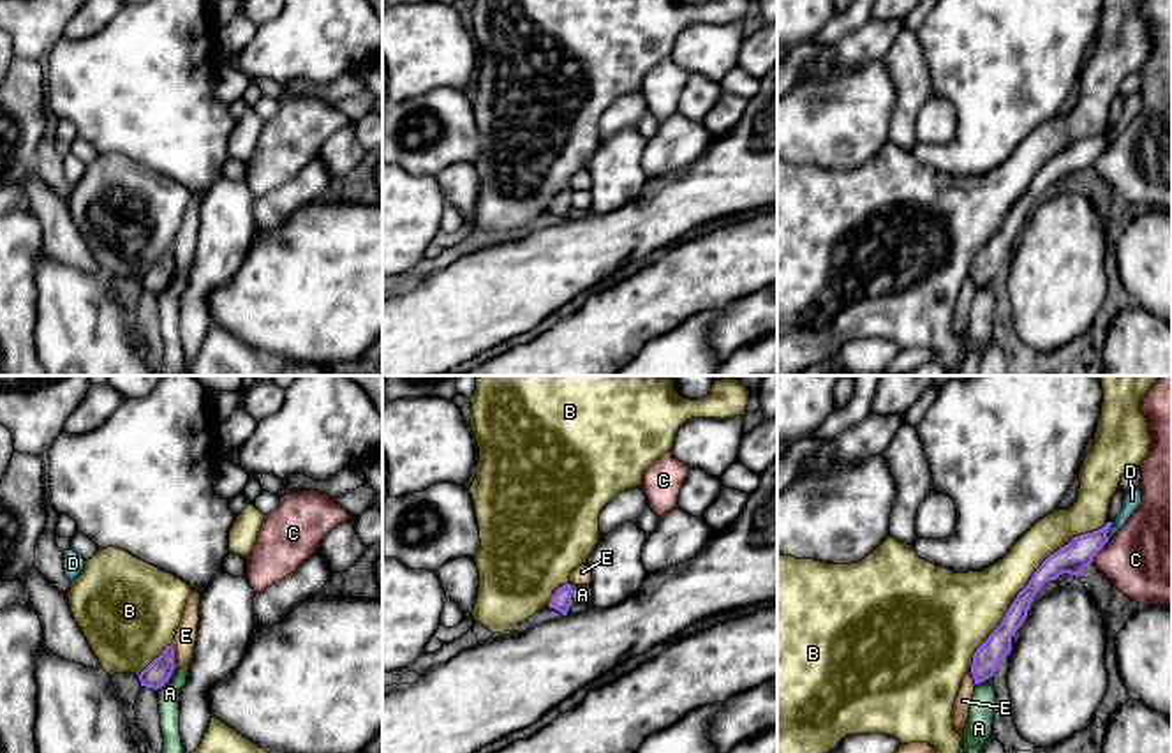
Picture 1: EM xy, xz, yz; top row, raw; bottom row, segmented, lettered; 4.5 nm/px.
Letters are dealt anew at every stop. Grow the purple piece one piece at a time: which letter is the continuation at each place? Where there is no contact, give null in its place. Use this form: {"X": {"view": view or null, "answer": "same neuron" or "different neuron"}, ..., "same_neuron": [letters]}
{"A": {"view": "xy", "answer": "different neuron"}, "B": {"view": "yz", "answer": "different neuron"}, "C": {"view": "yz", "answer": "different neuron"}, "D": {"view": "yz", "answer": "different neuron"}, "E": {"view": "xy", "answer": "different neuron"}, "same_neuron": []}

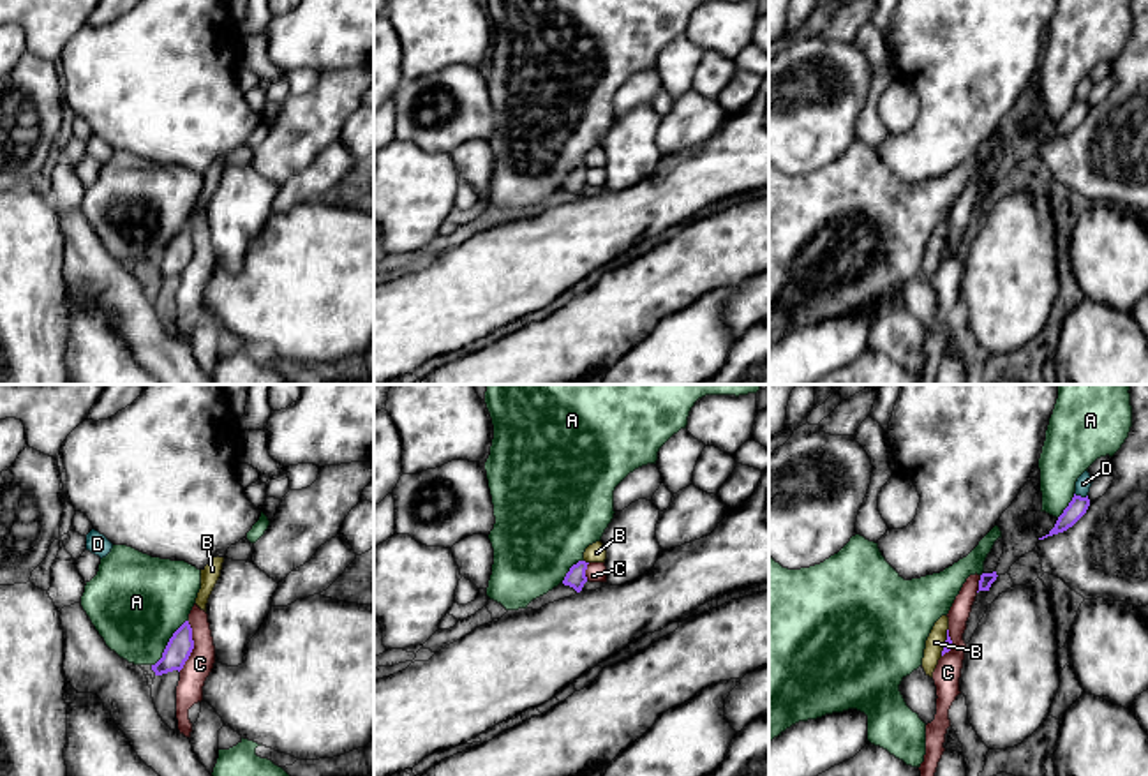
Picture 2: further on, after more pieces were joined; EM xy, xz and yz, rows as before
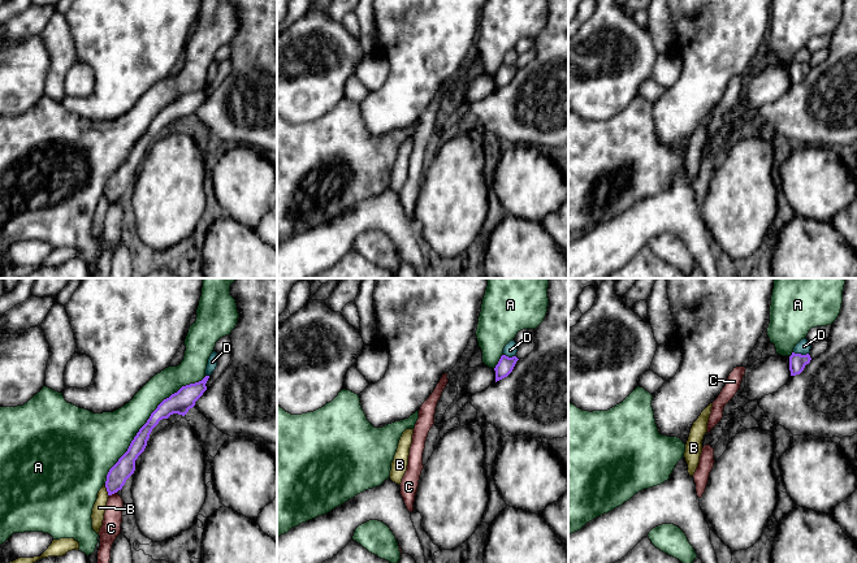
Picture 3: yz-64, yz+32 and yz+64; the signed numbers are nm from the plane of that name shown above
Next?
{"A": {"view": "xy", "answer": "different neuron"}, "B": {"view": "yz", "answer": "different neuron"}, "C": {"view": "xy", "answer": "different neuron"}, "D": {"view": "yz", "answer": "different neuron"}, "same_neuron": []}

